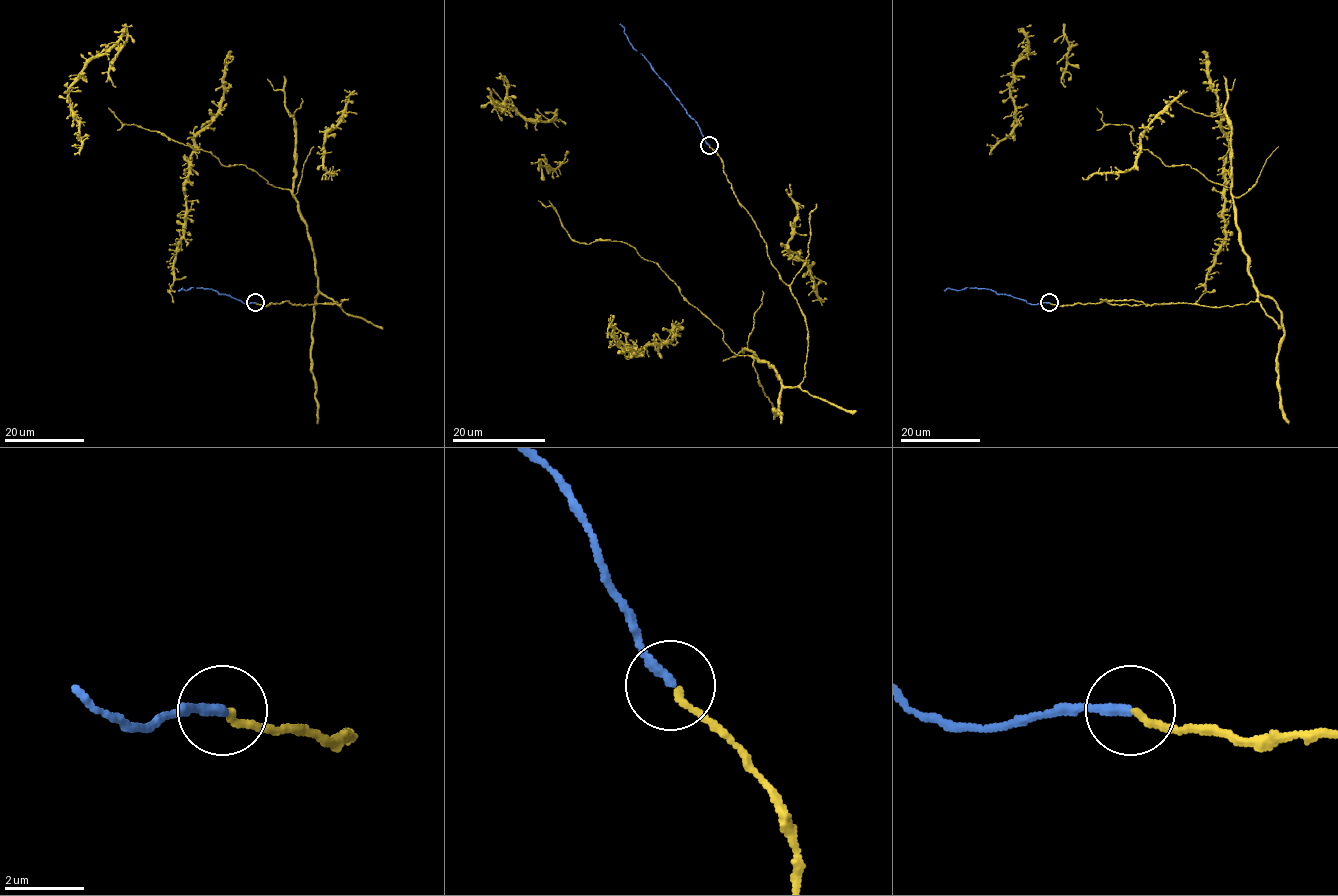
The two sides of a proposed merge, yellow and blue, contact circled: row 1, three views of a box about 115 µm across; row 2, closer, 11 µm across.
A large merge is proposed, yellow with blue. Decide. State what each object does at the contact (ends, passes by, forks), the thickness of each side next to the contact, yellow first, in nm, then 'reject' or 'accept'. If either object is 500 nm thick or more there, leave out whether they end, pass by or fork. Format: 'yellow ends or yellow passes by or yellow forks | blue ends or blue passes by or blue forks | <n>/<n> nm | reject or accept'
yellow ends | blue ends | 180/240 nm | accept

